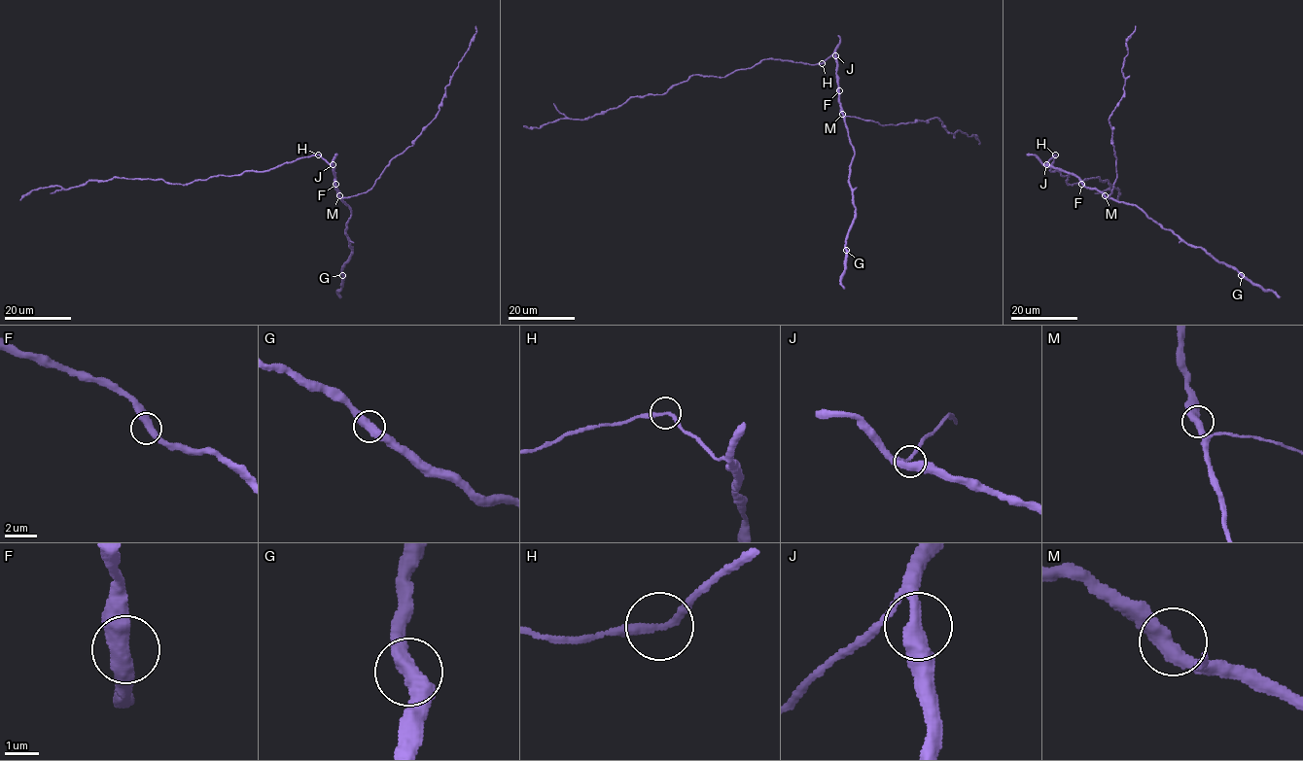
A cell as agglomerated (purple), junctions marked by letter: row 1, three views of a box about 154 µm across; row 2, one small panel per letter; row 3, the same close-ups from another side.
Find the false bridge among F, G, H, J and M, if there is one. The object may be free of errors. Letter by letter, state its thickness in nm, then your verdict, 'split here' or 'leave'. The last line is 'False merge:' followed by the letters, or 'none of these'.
F: 500 nm thick; leave
G: 480 nm thick; split here
H: 240 nm thick; leave
J: 480 nm thick; leave
M: 480 nm thick; leave
False merge: G

